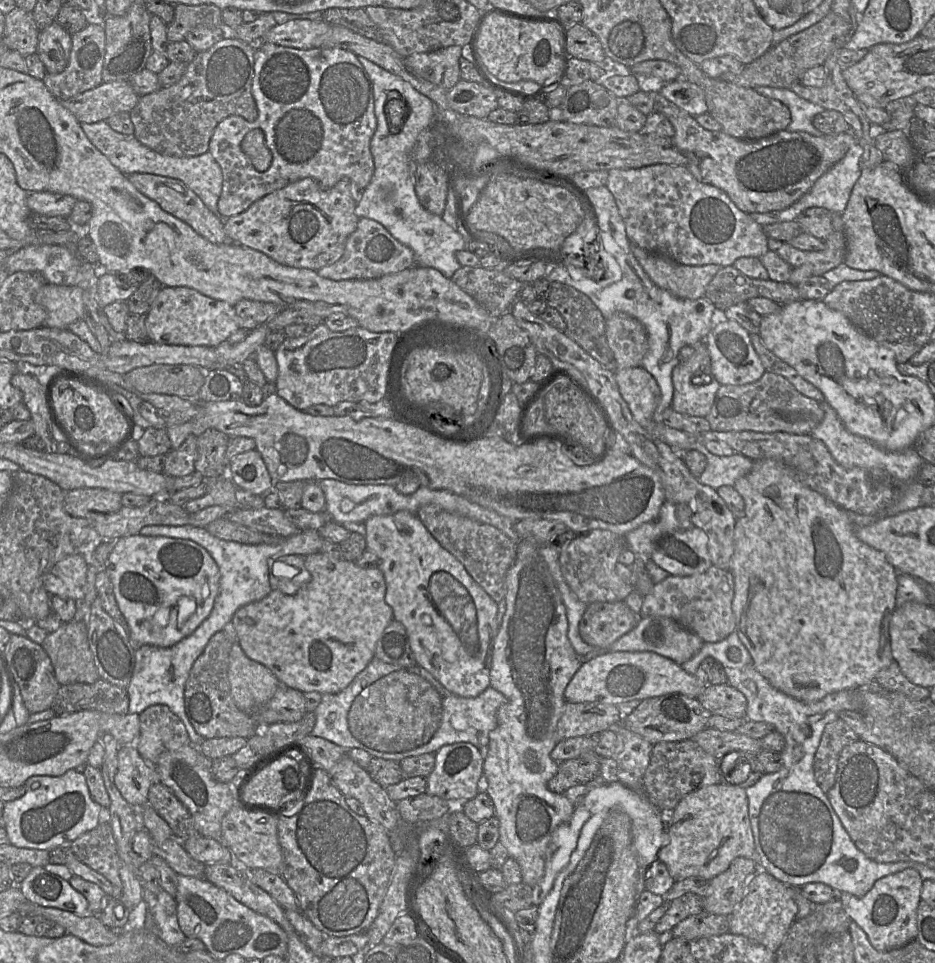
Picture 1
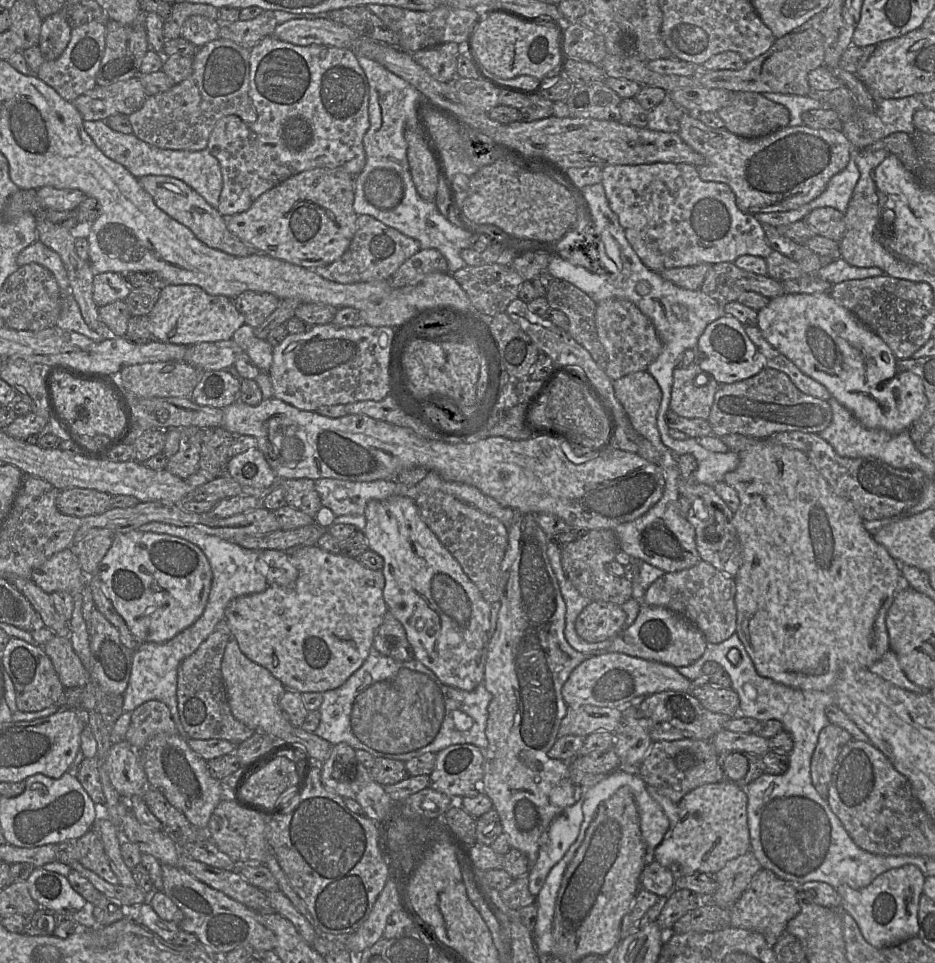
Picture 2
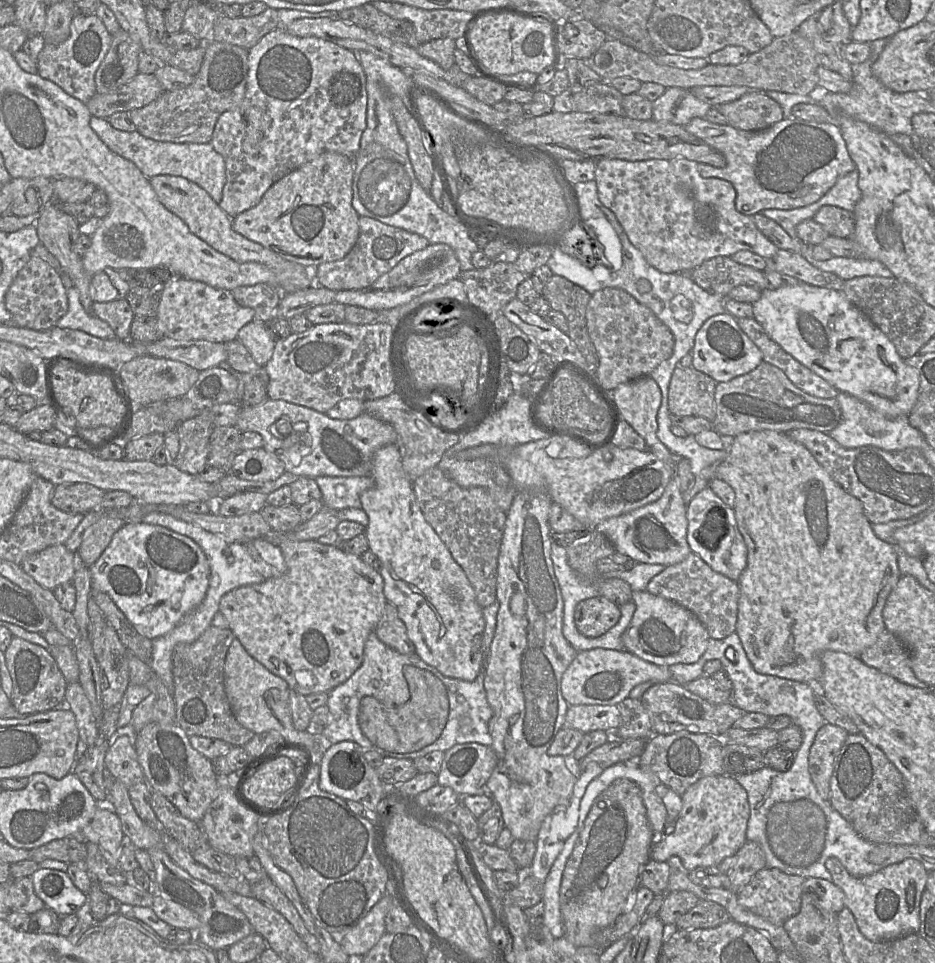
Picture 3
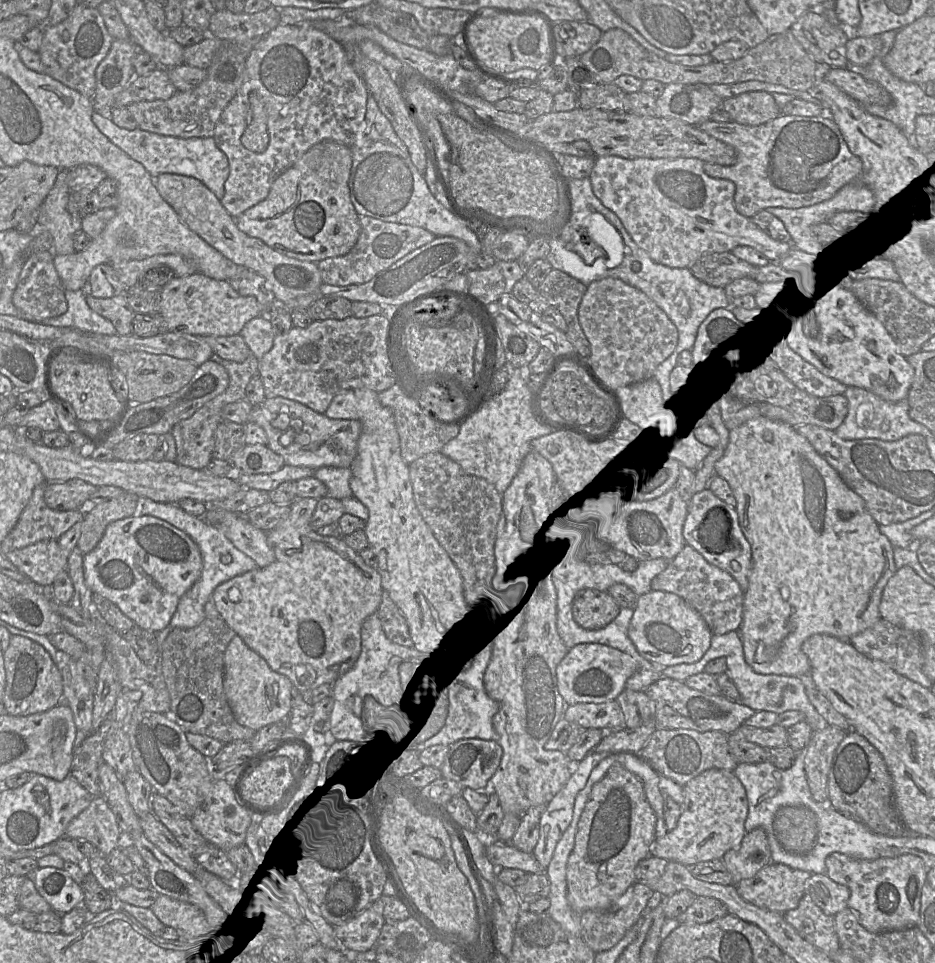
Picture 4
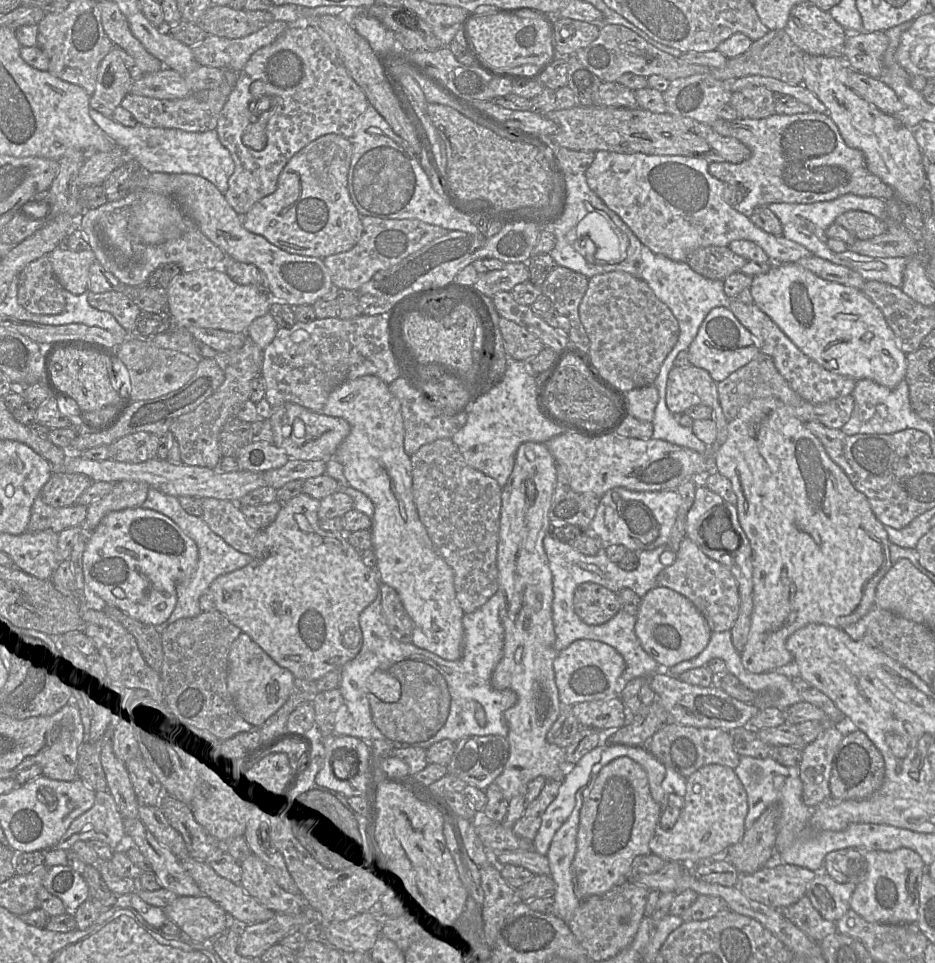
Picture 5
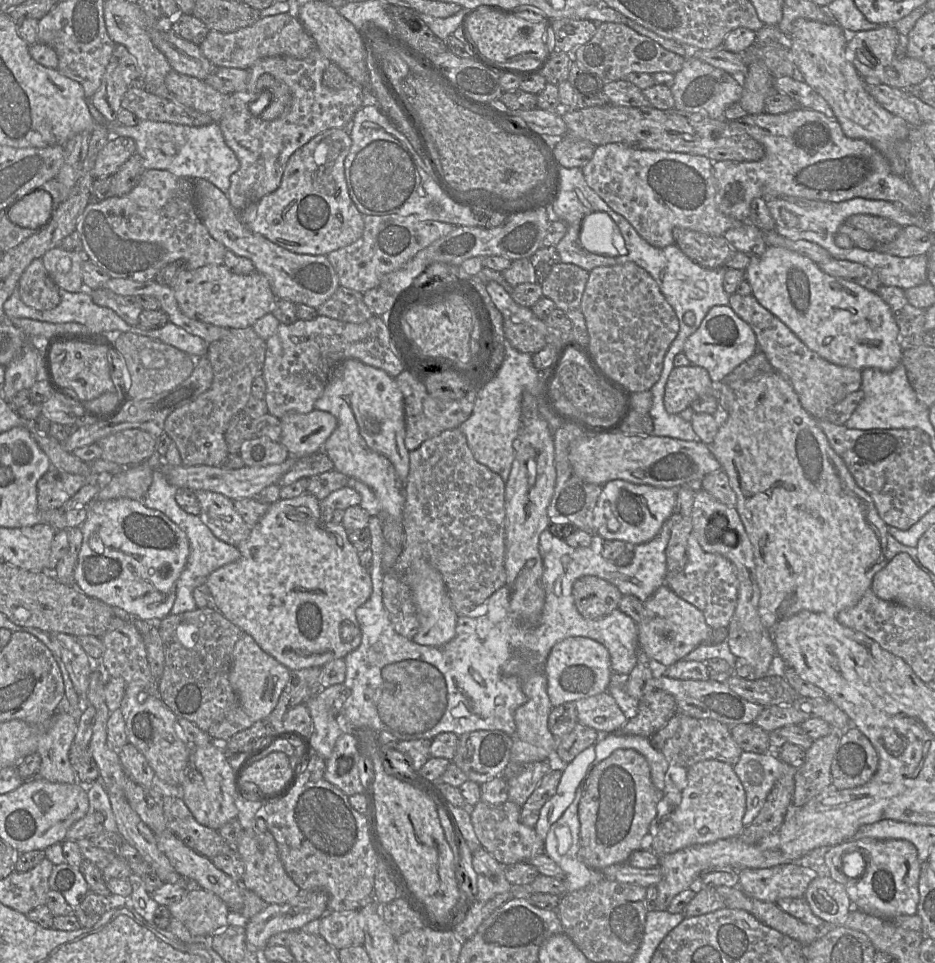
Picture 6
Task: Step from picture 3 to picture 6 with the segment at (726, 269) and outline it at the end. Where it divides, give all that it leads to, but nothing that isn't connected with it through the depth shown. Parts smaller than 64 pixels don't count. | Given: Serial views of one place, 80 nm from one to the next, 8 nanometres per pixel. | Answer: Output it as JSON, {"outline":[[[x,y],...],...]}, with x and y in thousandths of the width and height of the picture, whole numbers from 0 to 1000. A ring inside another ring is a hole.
{"outline":[[[721,237],[720,247],[727,260],[741,272],[756,279],[775,277],[788,260],[773,245]]]}

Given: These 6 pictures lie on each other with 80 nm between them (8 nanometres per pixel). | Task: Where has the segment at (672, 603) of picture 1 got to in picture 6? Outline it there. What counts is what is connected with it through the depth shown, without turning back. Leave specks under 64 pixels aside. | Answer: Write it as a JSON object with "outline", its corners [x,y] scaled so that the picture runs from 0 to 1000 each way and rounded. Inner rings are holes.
{"outline":[[[741,553],[736,557],[735,575],[732,591],[722,597],[713,597],[711,607],[745,630],[760,653],[779,652],[789,619],[789,601],[785,587],[770,575],[753,572]]]}

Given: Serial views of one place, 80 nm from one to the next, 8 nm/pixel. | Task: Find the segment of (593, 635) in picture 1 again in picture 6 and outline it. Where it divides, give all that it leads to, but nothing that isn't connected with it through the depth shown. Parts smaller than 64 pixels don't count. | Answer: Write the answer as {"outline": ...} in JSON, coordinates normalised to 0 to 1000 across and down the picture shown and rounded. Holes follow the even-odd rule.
{"outline":[[[627,597],[618,600],[612,610],[614,626],[628,643],[641,643],[661,631],[666,617],[647,601]]]}

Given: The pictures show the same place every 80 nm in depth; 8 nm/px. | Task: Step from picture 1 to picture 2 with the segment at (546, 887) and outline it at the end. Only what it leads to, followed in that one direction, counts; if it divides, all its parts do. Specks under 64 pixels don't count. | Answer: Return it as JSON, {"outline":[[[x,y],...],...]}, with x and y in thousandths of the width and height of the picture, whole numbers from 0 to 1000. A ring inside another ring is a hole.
{"outline":[[[641,804],[630,810],[625,810],[621,818],[621,830],[606,838],[595,847],[576,871],[576,887],[573,896],[565,906],[566,925],[574,931],[584,912],[591,901],[604,888],[618,869],[624,854],[622,836],[628,820],[646,808]]]}

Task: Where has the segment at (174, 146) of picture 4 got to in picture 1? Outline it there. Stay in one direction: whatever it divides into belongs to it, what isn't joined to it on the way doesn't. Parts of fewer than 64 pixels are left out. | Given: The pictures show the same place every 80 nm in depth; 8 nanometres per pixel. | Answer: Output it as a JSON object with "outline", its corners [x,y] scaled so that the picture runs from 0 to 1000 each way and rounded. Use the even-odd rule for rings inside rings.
{"outline":[[[113,127],[87,128],[87,132],[96,147],[134,182],[159,180],[190,186],[204,196],[227,221],[234,223],[233,209],[239,194],[239,182],[235,172],[222,157],[205,163],[174,161],[151,150],[143,139],[133,140],[122,136]]]}

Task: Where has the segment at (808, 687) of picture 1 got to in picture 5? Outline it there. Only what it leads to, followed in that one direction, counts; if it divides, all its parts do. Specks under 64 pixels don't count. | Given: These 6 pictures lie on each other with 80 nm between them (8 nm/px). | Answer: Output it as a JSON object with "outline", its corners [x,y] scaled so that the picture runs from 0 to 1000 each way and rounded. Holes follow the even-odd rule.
{"outline":[[[819,412],[803,415],[793,424],[786,435],[779,438],[778,448],[778,456],[765,472],[765,488],[779,496],[783,503],[788,515],[789,540],[804,569],[805,636],[800,665],[793,678],[793,686],[800,698],[824,698],[848,687],[848,681],[841,672],[841,666],[853,653],[868,647],[903,653],[928,637],[936,628],[939,605],[955,587],[952,583],[952,563],[947,546],[937,538],[927,516],[914,508],[902,487],[887,475],[878,458],[862,444],[860,438],[846,431],[833,414]]]}

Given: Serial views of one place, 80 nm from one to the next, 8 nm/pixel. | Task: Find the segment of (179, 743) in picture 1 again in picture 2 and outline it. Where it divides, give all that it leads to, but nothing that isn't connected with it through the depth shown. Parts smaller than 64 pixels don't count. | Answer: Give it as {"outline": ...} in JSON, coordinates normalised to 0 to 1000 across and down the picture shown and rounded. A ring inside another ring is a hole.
{"outline":[[[159,727],[140,739],[134,768],[149,780],[159,767],[169,762],[189,761],[180,733],[169,727]]]}

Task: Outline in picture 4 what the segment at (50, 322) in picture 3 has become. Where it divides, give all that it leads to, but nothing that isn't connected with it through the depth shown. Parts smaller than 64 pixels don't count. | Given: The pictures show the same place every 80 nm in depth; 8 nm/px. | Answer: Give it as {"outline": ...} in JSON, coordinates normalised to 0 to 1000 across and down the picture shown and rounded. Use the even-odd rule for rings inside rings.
{"outline":[[[45,260],[31,264],[13,307],[17,320],[24,325],[32,327],[36,331],[34,334],[45,334],[48,331],[64,328],[73,320],[70,299],[58,276],[57,267],[58,263],[55,260]]]}

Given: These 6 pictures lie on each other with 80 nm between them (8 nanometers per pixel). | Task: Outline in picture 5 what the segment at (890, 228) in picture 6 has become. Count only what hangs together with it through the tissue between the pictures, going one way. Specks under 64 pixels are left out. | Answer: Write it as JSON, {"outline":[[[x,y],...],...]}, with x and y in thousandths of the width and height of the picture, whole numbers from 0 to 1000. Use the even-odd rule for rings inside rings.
{"outline":[[[910,218],[897,223],[893,231],[905,237],[917,249],[929,249],[950,238],[950,228],[943,228],[928,220]]]}

